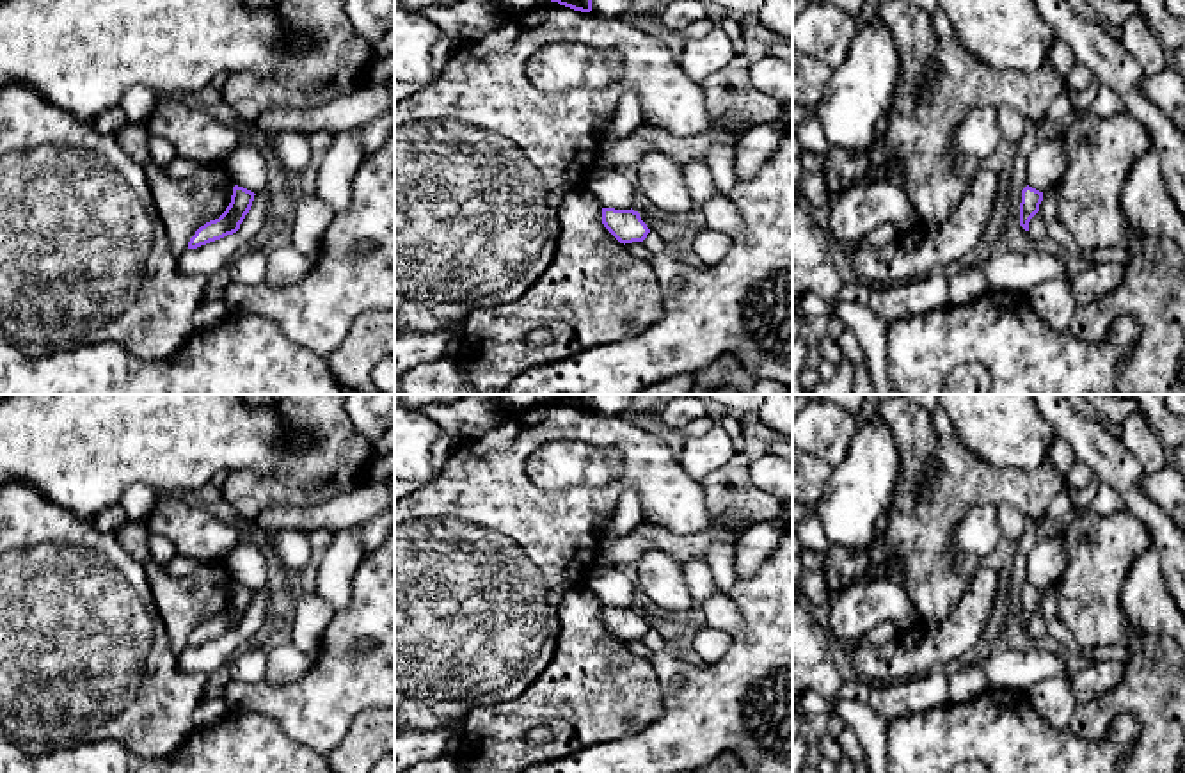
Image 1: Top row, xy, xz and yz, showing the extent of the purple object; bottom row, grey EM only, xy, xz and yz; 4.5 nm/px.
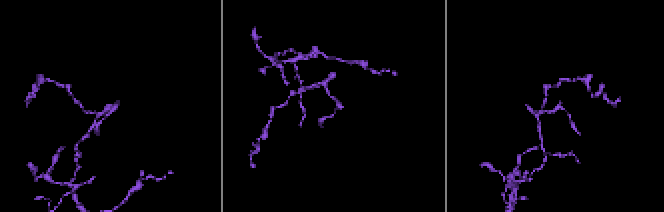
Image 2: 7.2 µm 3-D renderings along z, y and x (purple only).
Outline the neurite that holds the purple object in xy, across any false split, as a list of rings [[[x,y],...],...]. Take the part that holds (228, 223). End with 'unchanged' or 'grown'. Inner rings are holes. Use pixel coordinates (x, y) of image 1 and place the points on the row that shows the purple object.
[[[235,185],[231,203],[226,208],[226,211],[219,219],[201,226],[190,238],[188,249],[197,249],[201,245],[206,245],[210,242],[236,233],[252,206],[254,195],[256,195],[254,192]]]; unchanged

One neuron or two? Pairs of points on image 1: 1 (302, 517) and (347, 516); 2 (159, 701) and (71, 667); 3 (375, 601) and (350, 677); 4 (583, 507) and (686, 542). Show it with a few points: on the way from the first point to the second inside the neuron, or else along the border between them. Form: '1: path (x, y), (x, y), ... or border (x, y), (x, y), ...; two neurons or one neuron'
1: path (313, 517), (336, 516); one neuron
2: path (137, 693), (134, 690), (93, 688); one neuron
3: path (359, 621), (343, 637), (343, 658); one neuron
4: border (645, 519), (684, 535); two neurons

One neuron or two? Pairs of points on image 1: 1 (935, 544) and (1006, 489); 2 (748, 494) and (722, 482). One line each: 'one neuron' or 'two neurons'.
1: one neuron
2: one neuron

